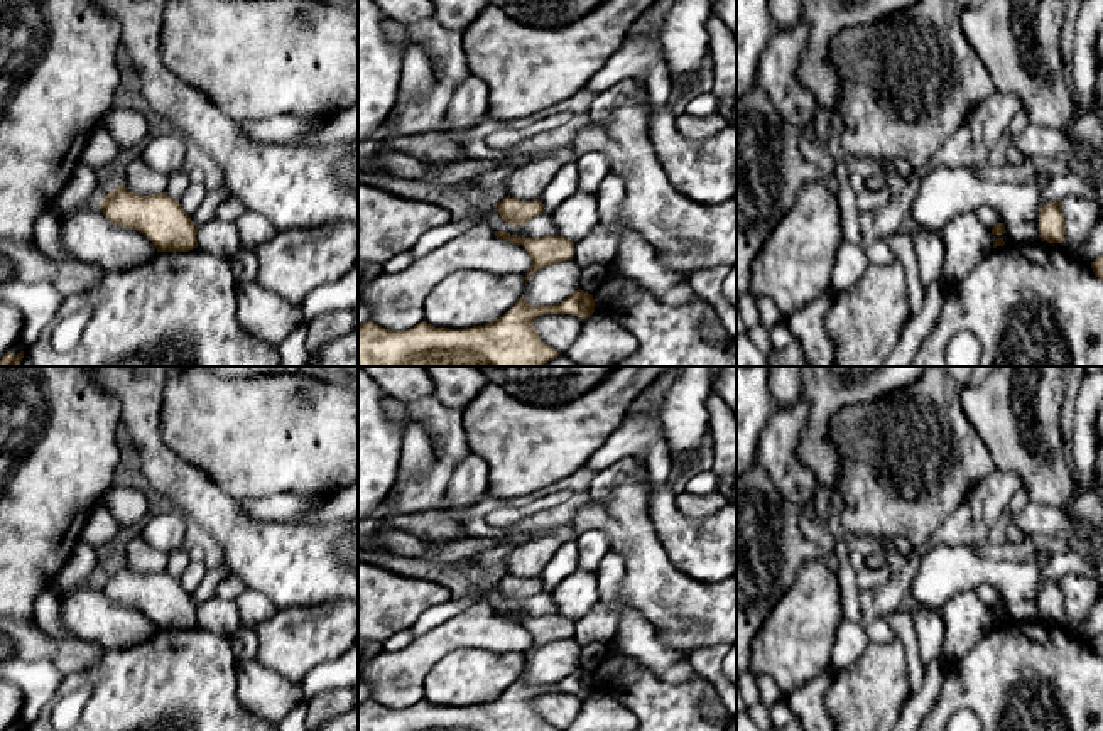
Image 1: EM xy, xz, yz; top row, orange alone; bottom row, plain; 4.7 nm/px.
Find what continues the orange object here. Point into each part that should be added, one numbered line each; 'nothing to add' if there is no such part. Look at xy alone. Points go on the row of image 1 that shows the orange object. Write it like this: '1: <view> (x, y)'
nothing to add

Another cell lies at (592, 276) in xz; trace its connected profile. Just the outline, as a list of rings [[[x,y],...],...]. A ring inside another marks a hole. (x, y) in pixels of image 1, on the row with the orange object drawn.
[[[591,263],[588,267],[581,267],[579,289],[588,294],[593,294],[606,277],[608,268],[610,265],[603,263]]]

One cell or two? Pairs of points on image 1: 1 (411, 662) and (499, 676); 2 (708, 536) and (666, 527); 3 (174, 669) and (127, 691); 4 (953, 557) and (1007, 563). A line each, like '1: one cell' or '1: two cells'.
1: two cells
2: one cell
3: one cell
4: one cell

